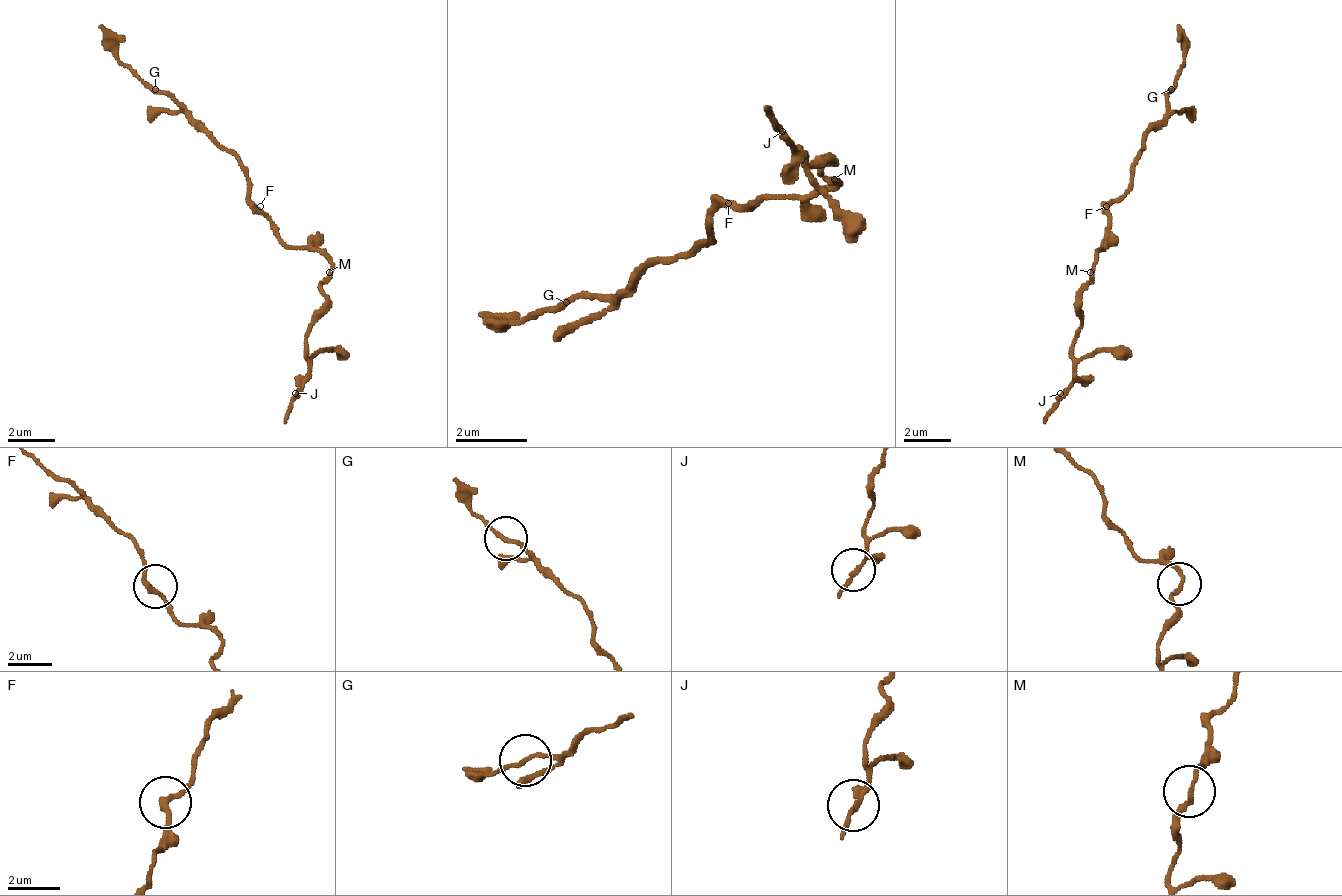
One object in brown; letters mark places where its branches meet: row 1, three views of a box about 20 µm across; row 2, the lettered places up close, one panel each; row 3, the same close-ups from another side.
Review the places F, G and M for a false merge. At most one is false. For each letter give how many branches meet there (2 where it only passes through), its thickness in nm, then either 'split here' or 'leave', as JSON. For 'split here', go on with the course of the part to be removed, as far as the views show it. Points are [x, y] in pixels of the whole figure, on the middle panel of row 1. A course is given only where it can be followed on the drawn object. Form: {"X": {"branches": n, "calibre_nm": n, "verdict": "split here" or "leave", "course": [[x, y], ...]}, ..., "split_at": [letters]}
{"F": {"branches": 2, "calibre_nm": 220, "verdict": "leave"}, "G": {"branches": 2, "calibre_nm": 150, "verdict": "leave"}, "M": {"branches": 2, "calibre_nm": 170, "verdict": "split here", "course": [[836, 176], [800, 158], [800, 149], [764, 104]]}, "split_at": ["M"]}

